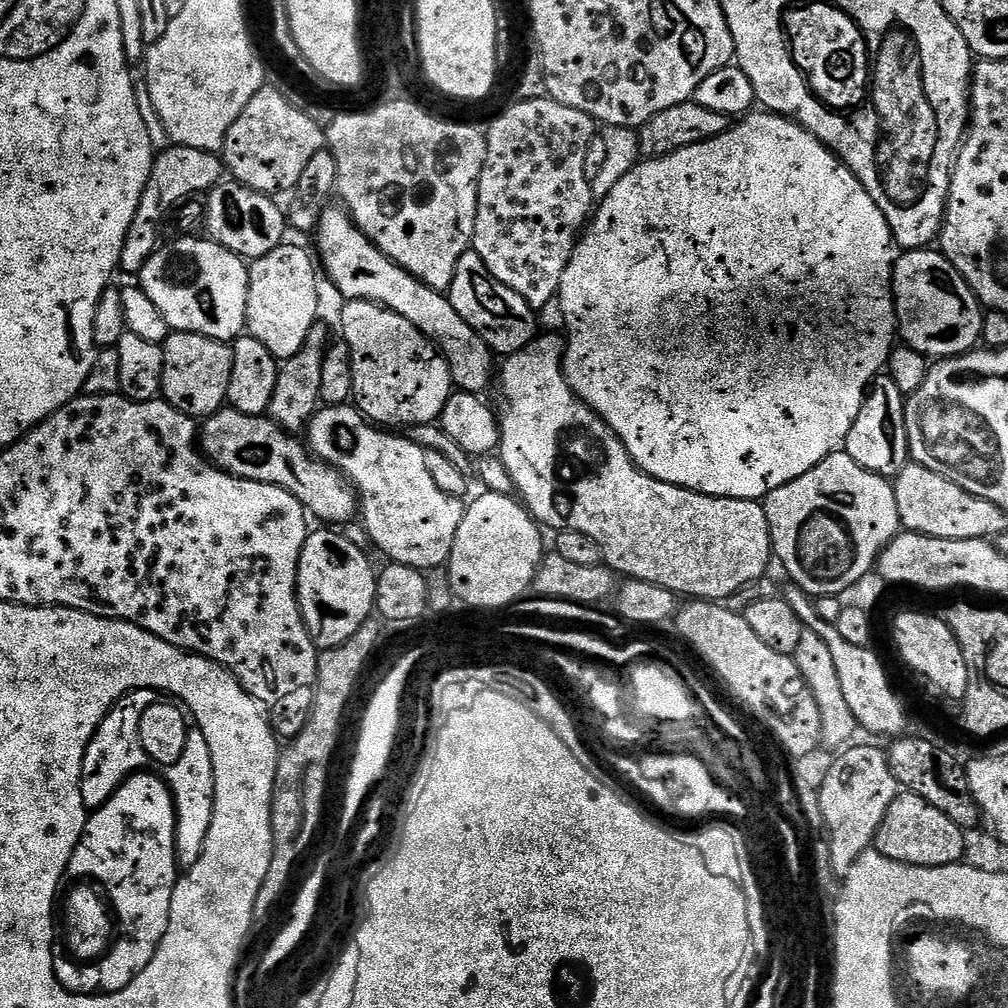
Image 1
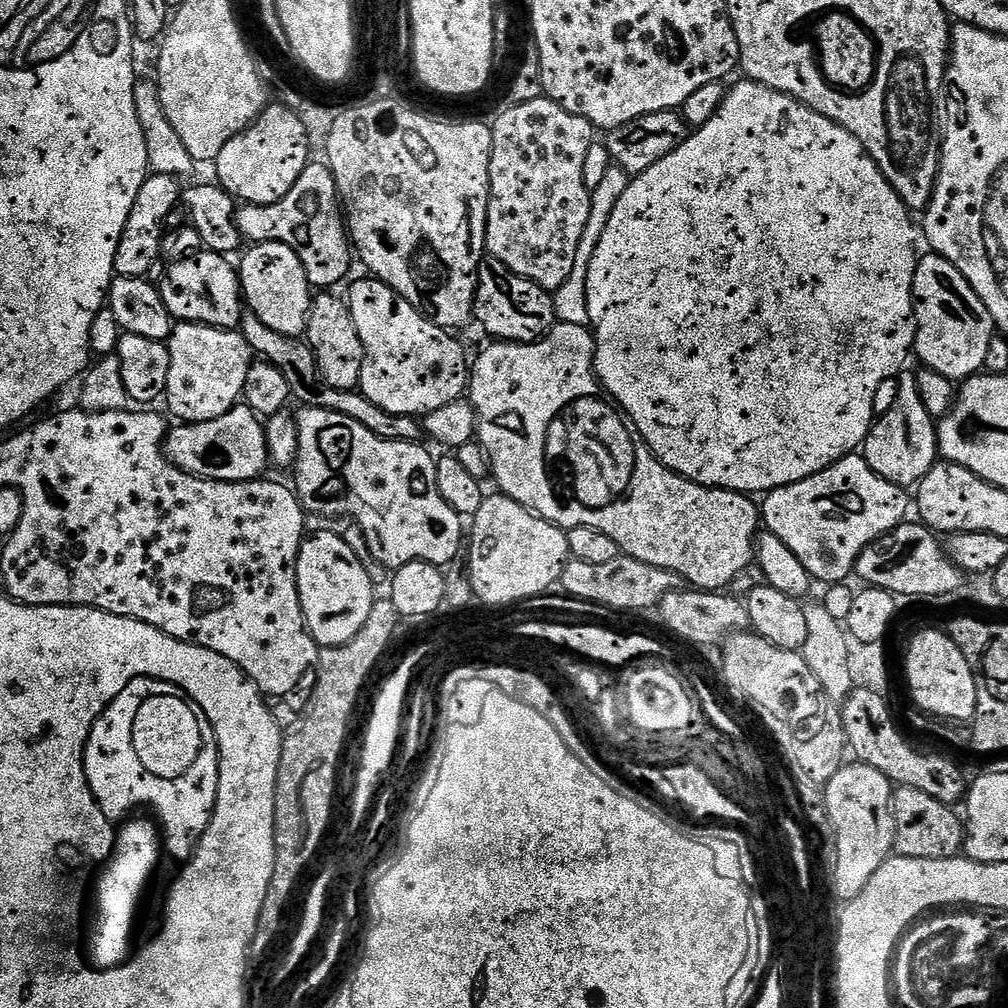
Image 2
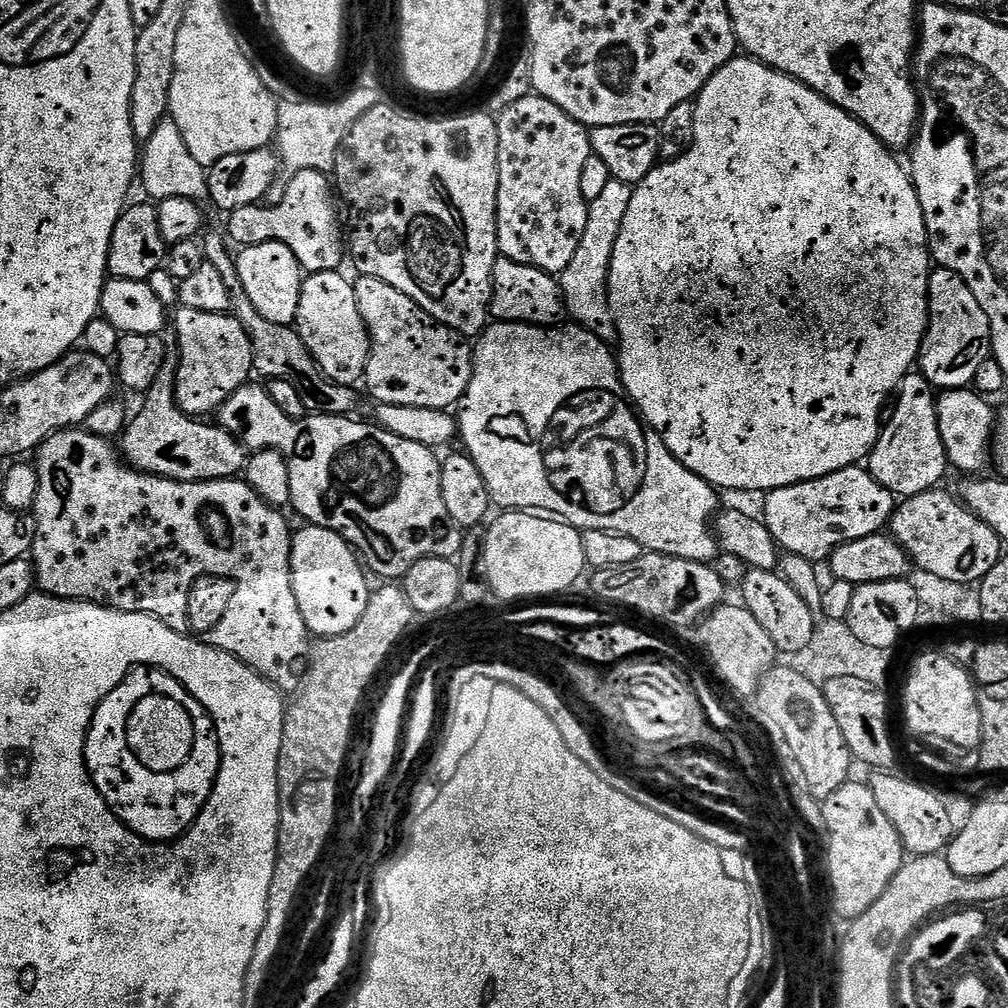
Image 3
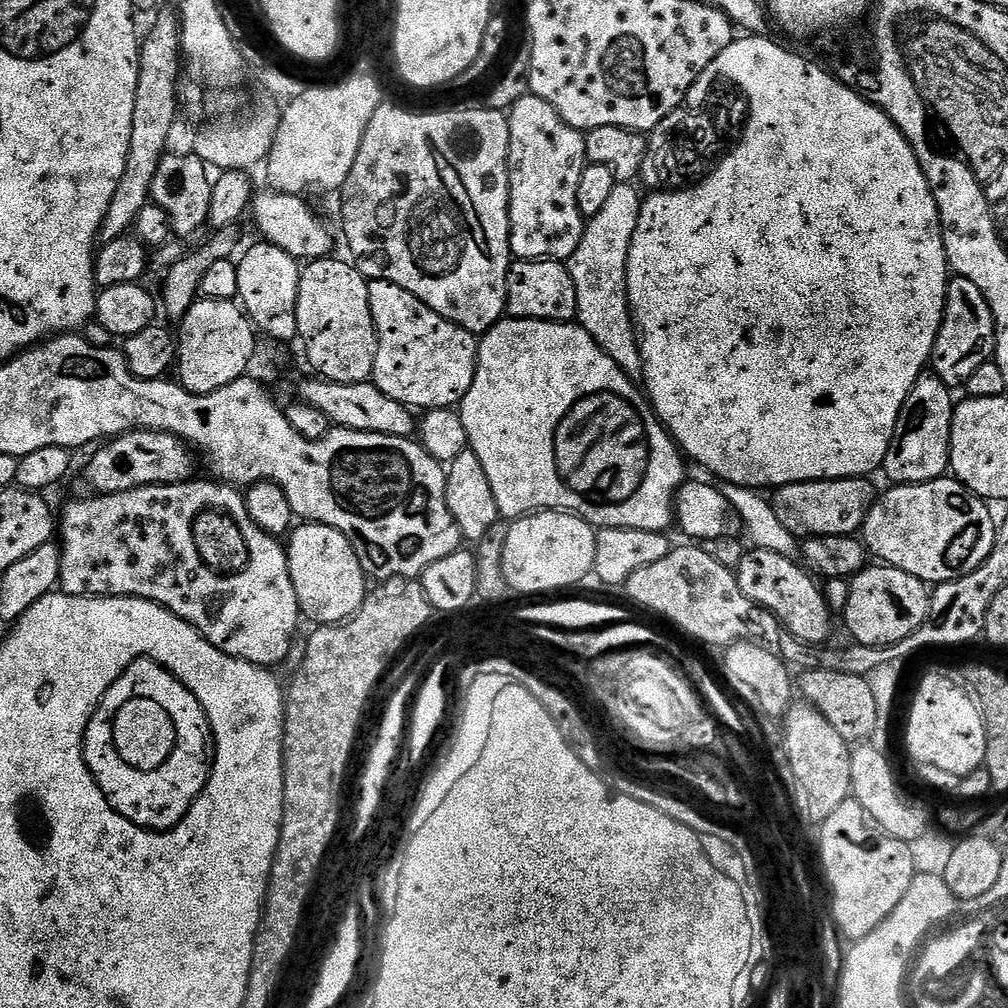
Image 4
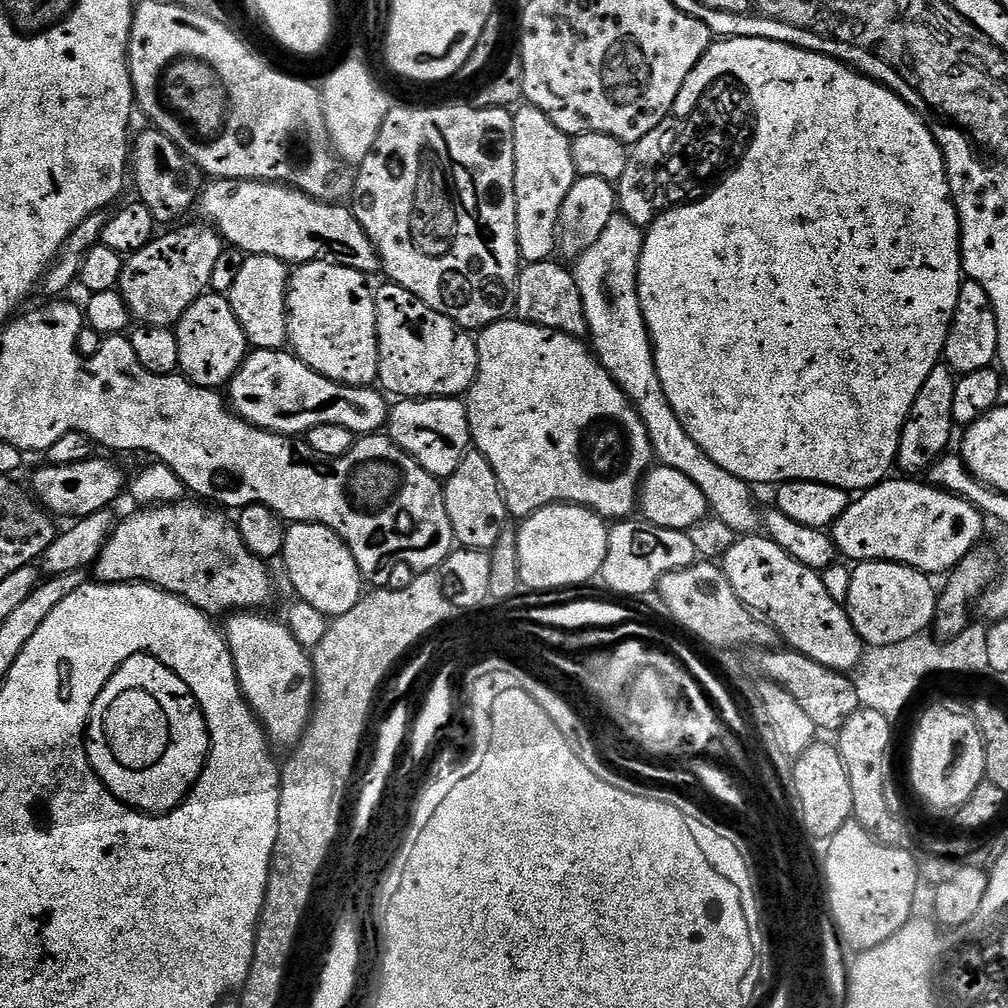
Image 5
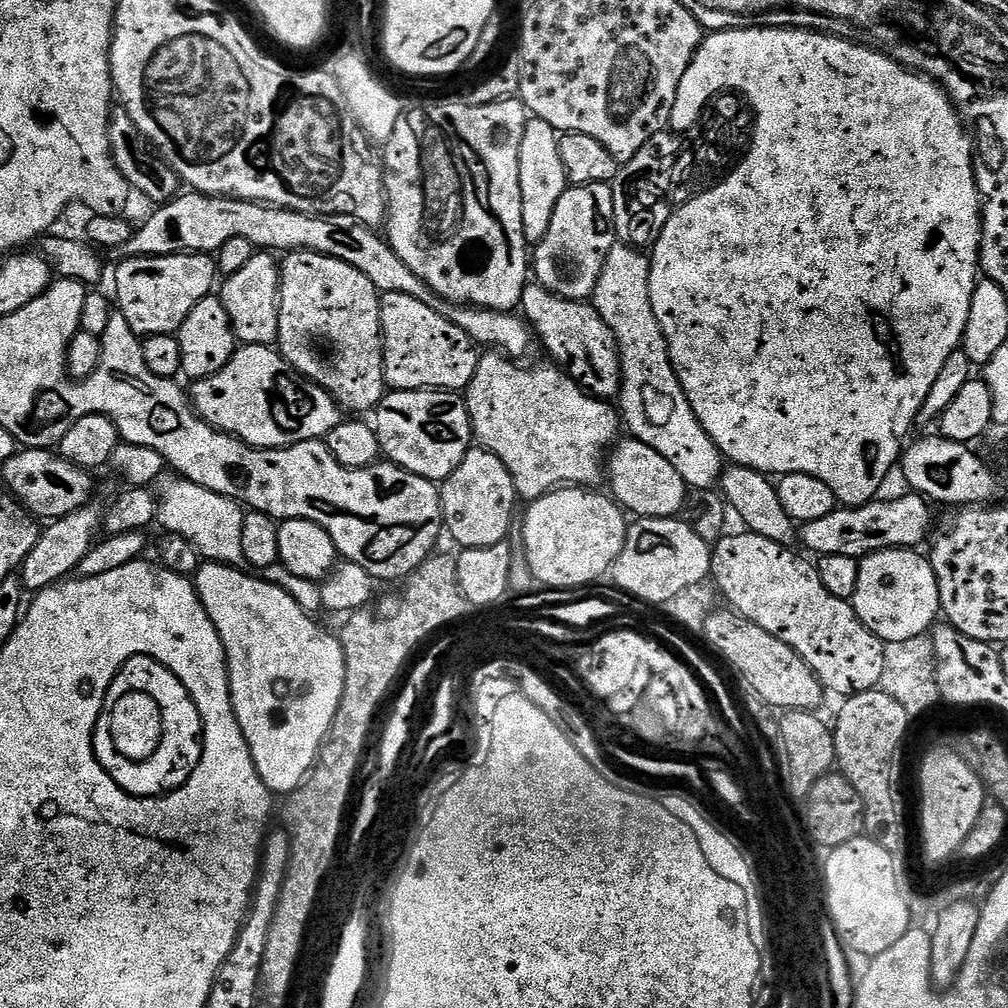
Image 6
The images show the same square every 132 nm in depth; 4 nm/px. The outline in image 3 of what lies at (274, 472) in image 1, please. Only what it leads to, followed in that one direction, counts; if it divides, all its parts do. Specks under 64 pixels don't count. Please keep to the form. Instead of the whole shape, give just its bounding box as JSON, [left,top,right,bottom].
[122,376,246,480]

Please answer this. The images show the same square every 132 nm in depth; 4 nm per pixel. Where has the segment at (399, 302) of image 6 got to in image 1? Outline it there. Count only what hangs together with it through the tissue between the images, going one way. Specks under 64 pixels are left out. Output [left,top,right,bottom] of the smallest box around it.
[340,300,454,430]

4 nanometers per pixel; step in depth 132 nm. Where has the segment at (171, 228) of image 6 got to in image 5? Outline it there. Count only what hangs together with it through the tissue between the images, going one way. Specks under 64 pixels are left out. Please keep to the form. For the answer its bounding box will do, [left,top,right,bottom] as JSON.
[198,179,381,274]

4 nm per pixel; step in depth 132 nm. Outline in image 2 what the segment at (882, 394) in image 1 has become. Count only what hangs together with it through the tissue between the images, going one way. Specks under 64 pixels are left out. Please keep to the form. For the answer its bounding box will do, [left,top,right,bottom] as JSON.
[862,375,938,486]

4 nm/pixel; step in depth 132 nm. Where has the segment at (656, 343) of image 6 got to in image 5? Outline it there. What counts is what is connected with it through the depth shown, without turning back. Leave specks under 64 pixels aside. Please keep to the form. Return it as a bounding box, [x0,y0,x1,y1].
[574,214,762,537]

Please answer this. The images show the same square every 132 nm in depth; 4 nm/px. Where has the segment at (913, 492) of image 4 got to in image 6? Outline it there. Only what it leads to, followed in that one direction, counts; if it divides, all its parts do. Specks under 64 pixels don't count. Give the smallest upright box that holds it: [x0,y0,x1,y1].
[798,494,932,558]

